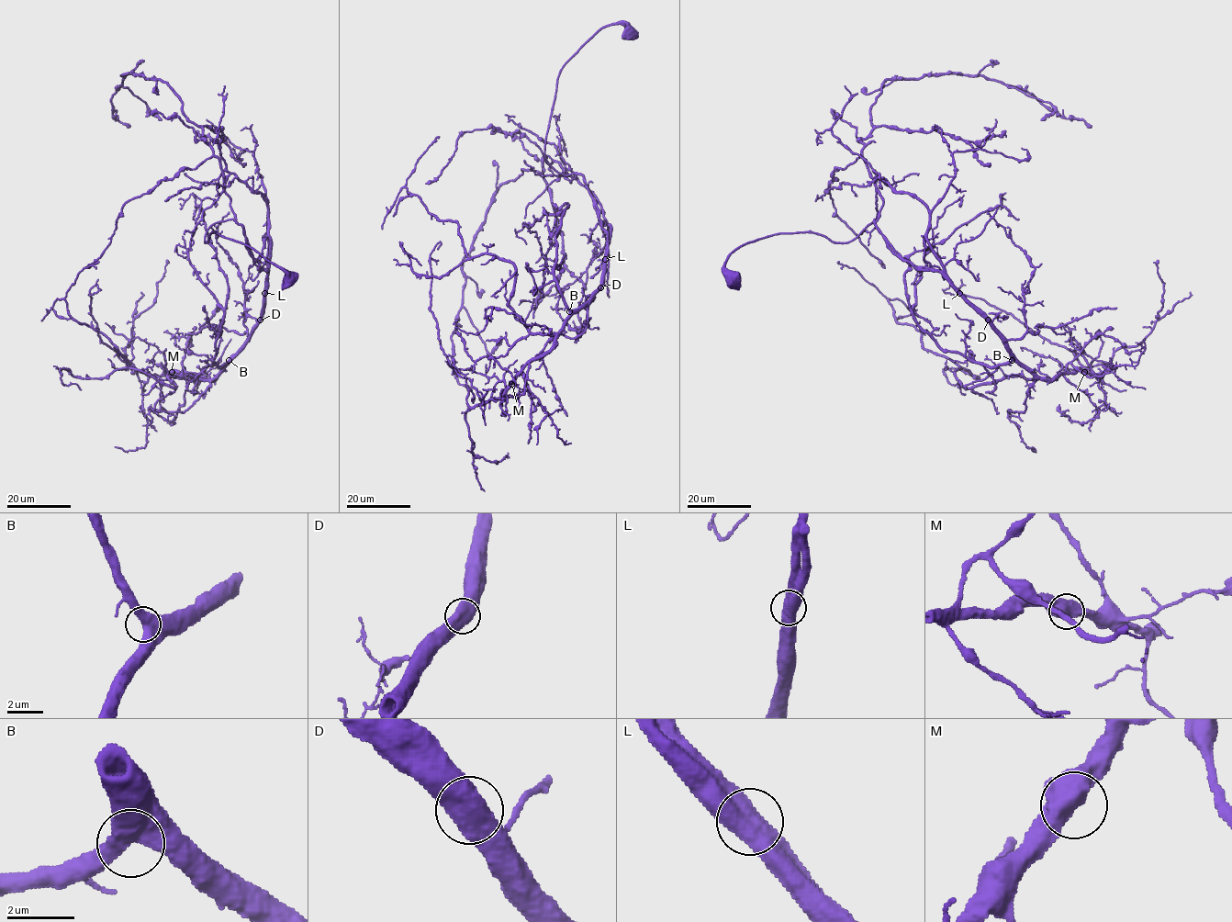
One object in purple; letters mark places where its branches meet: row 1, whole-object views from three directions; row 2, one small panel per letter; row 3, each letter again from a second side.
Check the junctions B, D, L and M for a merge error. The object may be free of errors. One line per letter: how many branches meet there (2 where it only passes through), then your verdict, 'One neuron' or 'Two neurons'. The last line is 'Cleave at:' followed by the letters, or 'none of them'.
B: Branches: 2. One neuron
D: Branches: 2. One neuron
L: Branches: 2. One neuron
M: Branches: 2. One neuron
Cleave at: none of them

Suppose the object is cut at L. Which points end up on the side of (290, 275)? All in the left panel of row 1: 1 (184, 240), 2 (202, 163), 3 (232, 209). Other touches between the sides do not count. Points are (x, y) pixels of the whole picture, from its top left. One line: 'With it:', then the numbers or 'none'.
With it: none

